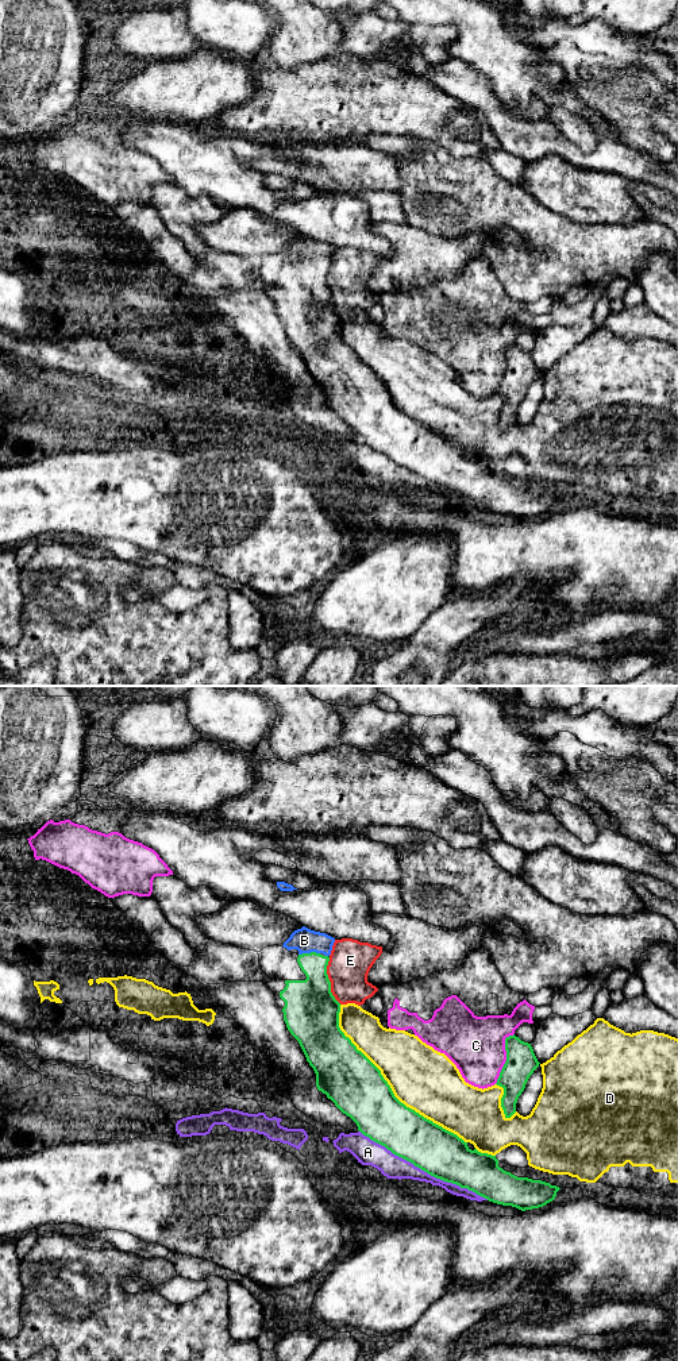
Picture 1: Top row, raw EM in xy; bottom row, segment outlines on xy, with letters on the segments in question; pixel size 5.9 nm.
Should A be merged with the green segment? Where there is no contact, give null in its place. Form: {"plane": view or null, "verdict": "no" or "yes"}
{"plane": "xy", "verdict": "no"}

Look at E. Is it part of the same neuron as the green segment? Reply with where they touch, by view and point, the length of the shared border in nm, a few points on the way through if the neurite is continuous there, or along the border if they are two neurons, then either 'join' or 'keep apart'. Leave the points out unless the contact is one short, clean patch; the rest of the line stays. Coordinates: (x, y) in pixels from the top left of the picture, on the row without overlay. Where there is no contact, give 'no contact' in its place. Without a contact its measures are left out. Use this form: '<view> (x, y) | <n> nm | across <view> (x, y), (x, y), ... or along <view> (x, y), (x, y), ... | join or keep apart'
xy (328, 289) | 280 nm | along xy (328, 266), (327, 286), (330, 300), (341, 312) | keep apart

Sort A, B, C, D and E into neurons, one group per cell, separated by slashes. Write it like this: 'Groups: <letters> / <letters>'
Groups: A / B / C / D / E

